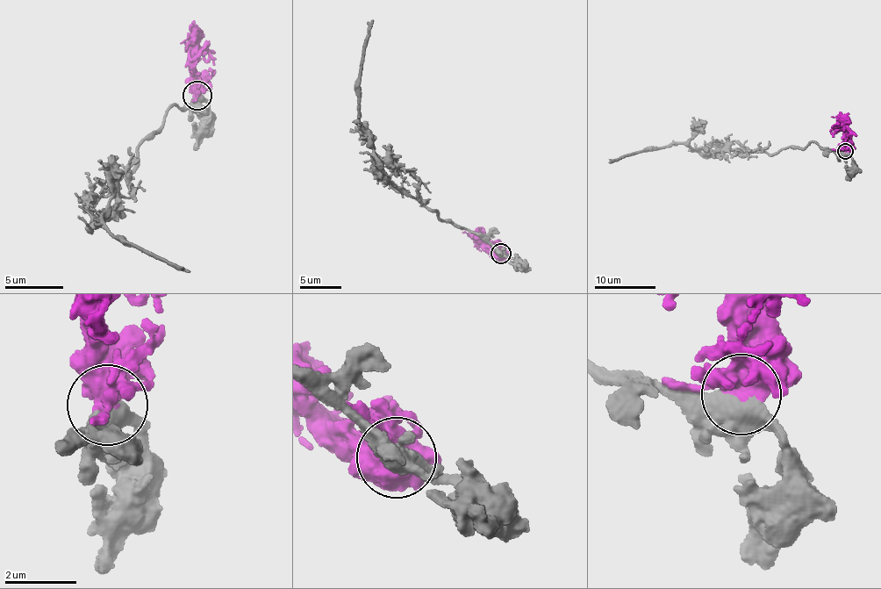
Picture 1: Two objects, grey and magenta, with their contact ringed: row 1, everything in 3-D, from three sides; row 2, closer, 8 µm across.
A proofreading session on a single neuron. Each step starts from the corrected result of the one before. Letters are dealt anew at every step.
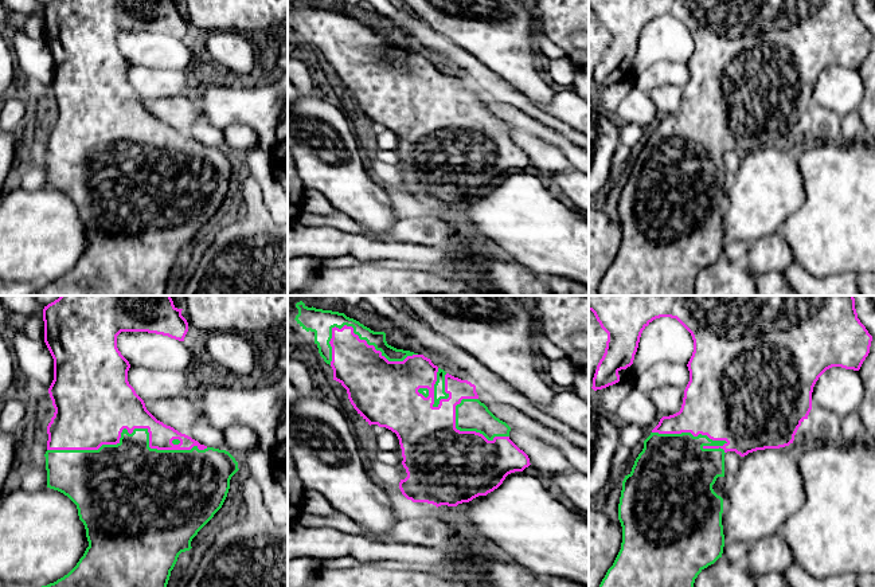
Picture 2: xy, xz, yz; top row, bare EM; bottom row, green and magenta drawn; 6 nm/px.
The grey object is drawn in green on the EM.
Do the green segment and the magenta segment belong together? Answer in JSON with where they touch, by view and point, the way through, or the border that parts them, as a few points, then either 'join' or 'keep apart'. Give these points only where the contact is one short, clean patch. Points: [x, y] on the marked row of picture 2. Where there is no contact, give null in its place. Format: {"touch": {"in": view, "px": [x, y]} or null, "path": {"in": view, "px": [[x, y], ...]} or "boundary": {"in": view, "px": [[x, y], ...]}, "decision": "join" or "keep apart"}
{"touch": {"in": "xy", "px": [132, 433]}, "decision": "join"}

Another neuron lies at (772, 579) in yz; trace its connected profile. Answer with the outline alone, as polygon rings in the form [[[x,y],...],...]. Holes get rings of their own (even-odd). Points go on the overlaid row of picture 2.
[[[769,572],[757,579],[757,587],[790,587],[784,574]]]

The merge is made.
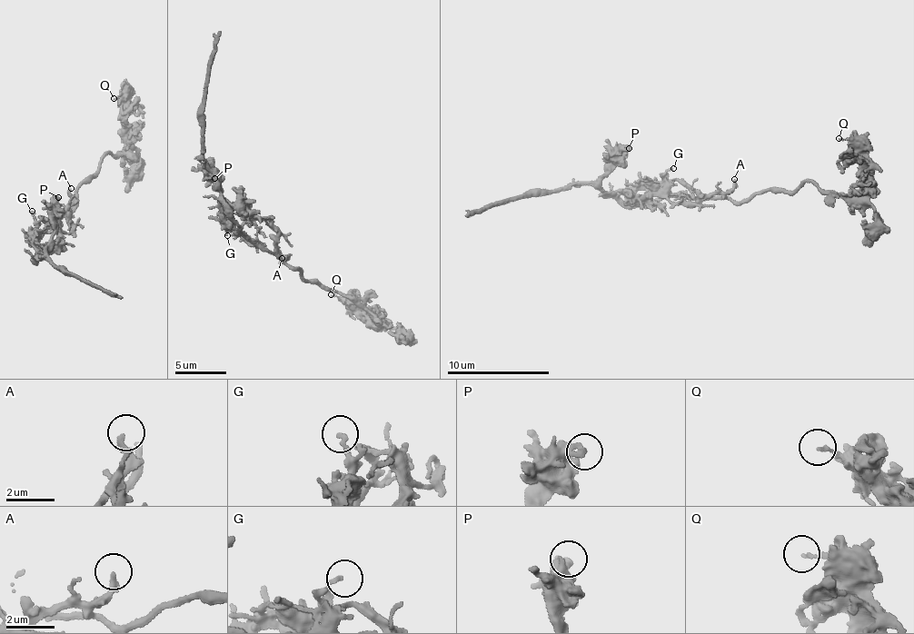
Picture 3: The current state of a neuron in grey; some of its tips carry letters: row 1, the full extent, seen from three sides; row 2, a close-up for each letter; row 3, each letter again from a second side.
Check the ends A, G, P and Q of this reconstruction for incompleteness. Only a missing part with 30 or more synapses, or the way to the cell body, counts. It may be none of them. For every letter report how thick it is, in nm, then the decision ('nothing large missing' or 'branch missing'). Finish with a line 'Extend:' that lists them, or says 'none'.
A: calibre 240 nm; nothing large missing
G: calibre 170 nm; nothing large missing
P: calibre 300 nm; nothing large missing
Q: calibre 110 nm; nothing large missing
Extend: none

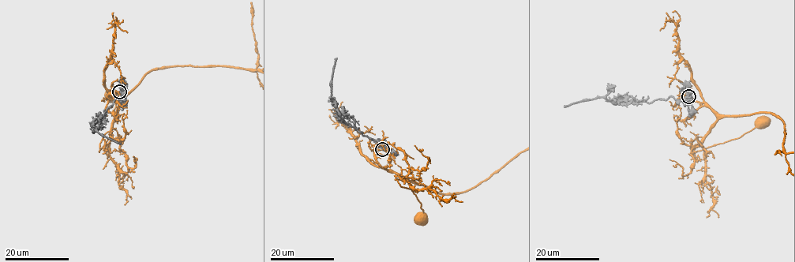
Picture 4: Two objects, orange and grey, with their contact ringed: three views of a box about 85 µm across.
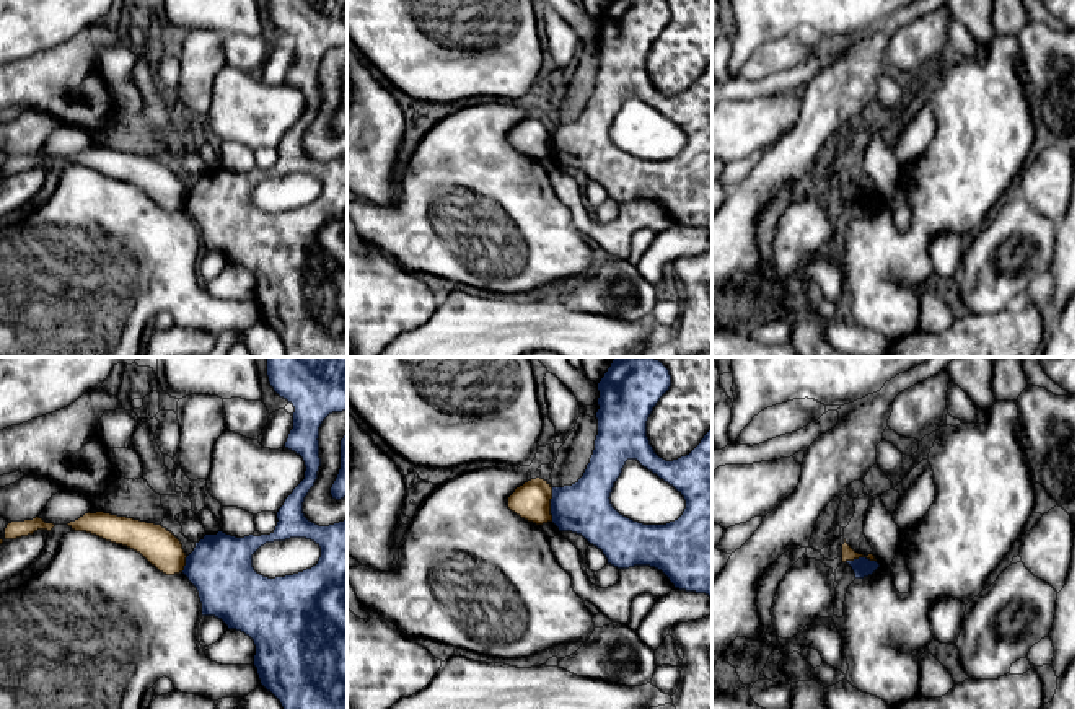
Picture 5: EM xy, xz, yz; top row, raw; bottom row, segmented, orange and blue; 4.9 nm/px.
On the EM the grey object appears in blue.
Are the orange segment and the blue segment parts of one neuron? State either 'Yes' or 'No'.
No

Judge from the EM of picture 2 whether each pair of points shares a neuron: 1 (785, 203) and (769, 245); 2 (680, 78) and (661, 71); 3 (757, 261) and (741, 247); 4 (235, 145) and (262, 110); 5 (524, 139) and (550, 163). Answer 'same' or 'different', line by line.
1: different
2: same
3: different
4: different
5: same

